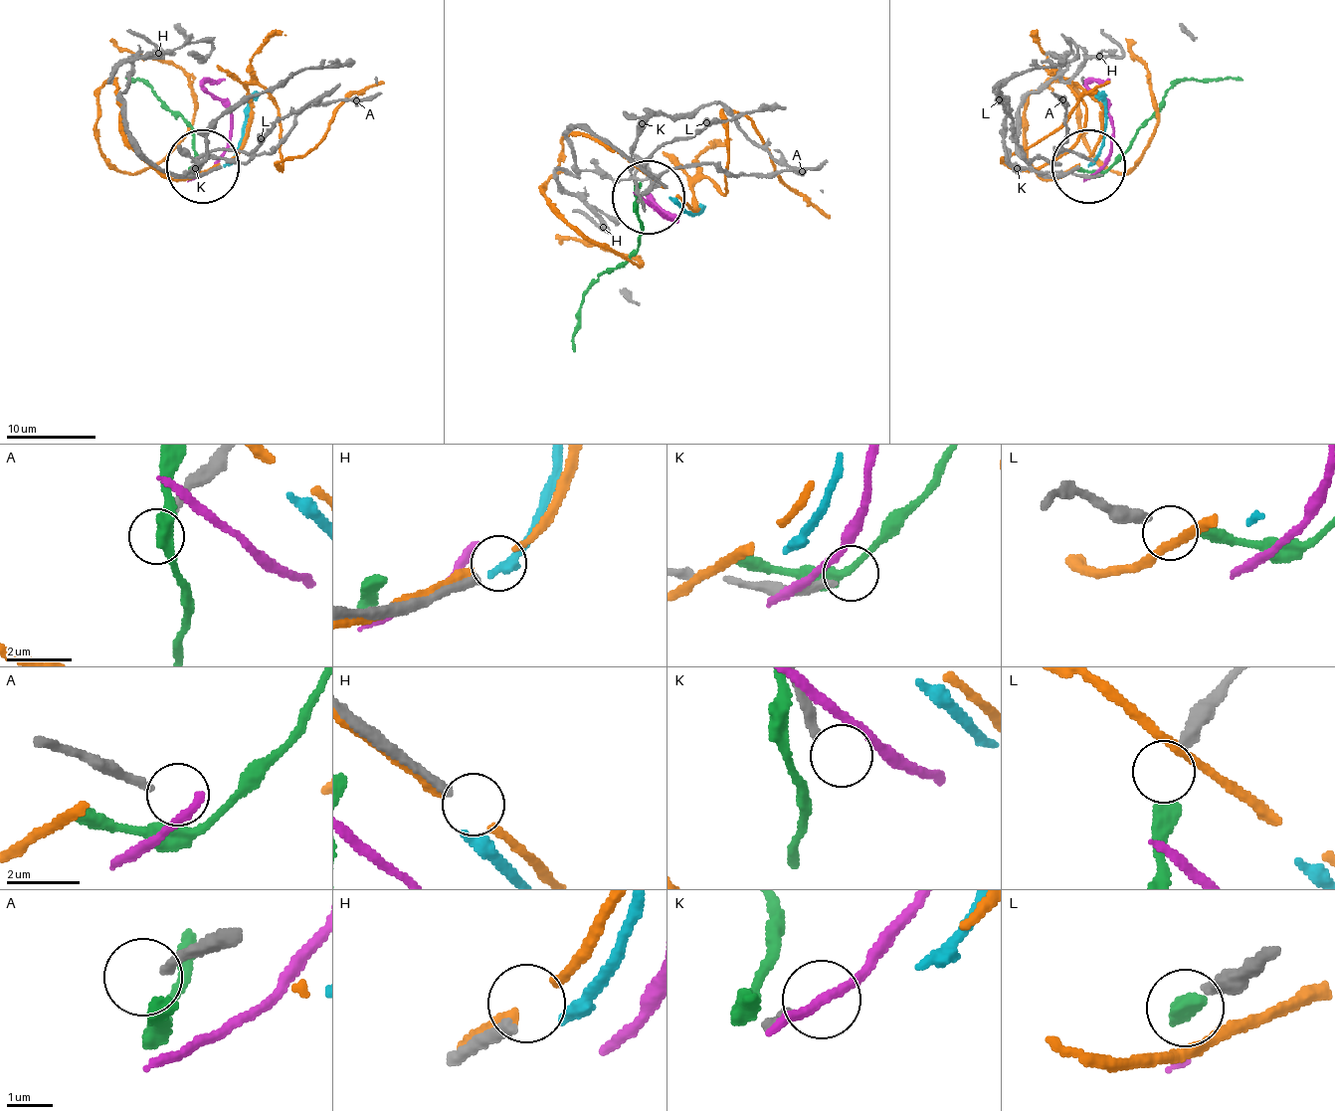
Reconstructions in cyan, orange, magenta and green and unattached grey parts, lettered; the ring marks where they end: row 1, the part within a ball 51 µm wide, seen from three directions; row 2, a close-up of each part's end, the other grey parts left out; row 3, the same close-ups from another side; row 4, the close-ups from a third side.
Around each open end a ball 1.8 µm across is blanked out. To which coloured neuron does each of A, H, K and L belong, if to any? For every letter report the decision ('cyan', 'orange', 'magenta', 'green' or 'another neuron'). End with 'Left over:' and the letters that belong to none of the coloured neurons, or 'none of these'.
A: another neuron
H: another neuron
K: another neuron
L: green
Left over: A, H, K

